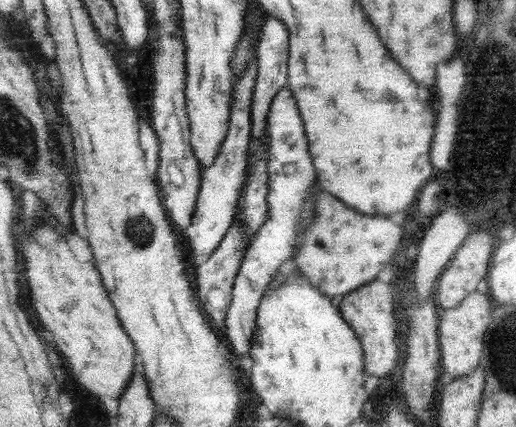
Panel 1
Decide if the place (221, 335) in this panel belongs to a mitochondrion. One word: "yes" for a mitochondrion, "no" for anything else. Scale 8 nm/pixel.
no

